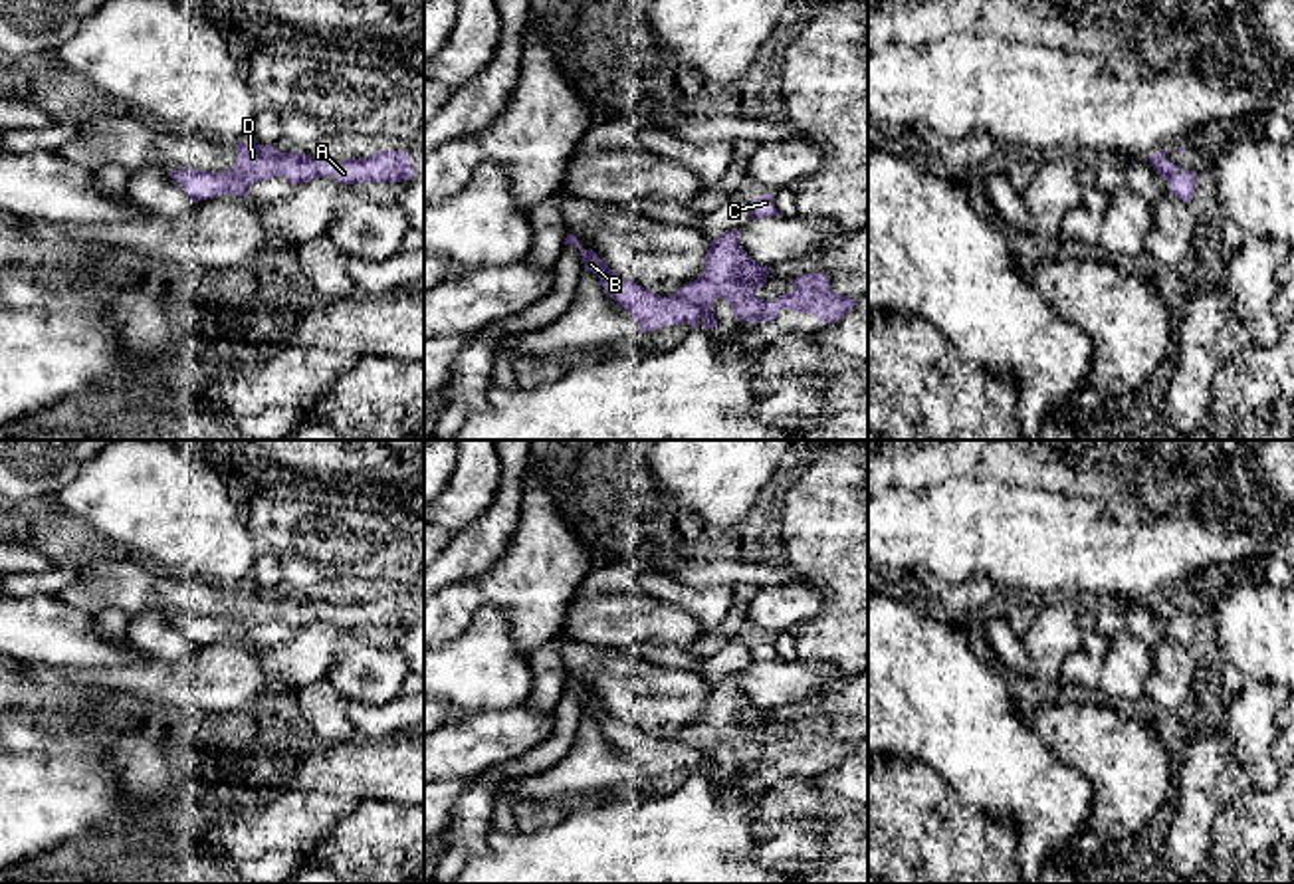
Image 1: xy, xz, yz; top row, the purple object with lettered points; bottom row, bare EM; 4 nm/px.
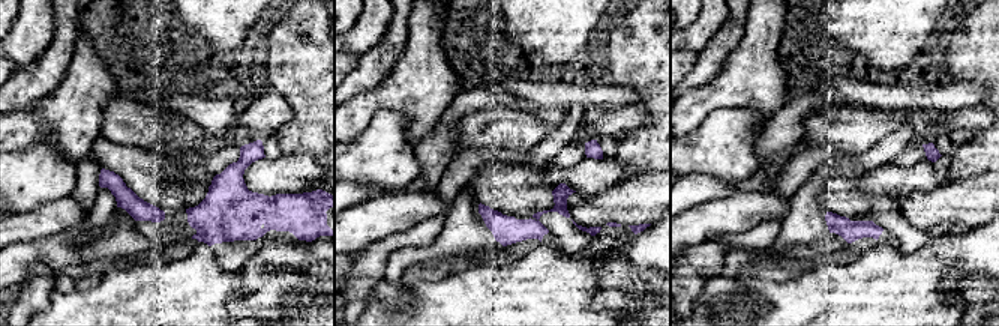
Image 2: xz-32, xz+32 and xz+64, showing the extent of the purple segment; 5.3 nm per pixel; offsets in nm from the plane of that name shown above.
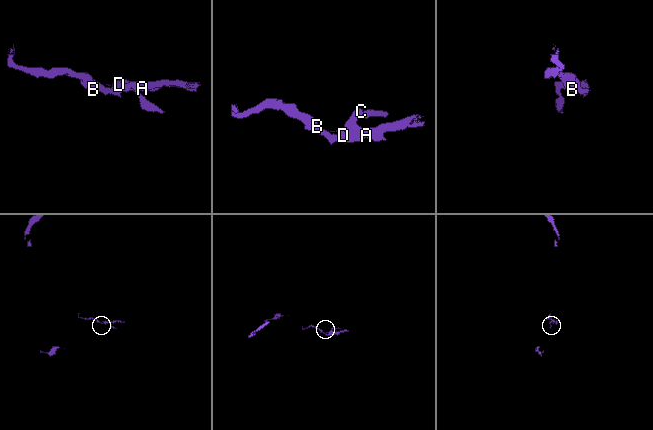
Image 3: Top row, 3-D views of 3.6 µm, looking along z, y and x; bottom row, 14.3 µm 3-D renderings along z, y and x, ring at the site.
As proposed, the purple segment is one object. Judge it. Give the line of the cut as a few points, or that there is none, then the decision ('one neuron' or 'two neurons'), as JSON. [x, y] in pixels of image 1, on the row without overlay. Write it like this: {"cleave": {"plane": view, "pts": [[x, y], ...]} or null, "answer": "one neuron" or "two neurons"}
{"cleave": {"plane": "xz", "pts": [[672, 738], [702, 758]]}, "answer": "two neurons"}

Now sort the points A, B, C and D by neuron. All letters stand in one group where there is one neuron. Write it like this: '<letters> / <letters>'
A C D / B

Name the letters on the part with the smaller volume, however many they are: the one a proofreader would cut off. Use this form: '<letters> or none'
A, C, D

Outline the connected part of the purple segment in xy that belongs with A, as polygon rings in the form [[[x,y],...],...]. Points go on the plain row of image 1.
[[[236,589],[236,608],[230,618],[248,628],[283,620],[291,628],[303,628],[331,618],[341,628],[355,626],[406,626],[414,620],[410,599],[404,595],[380,595],[363,603],[335,605],[333,610],[321,601],[281,597],[273,589]]]

